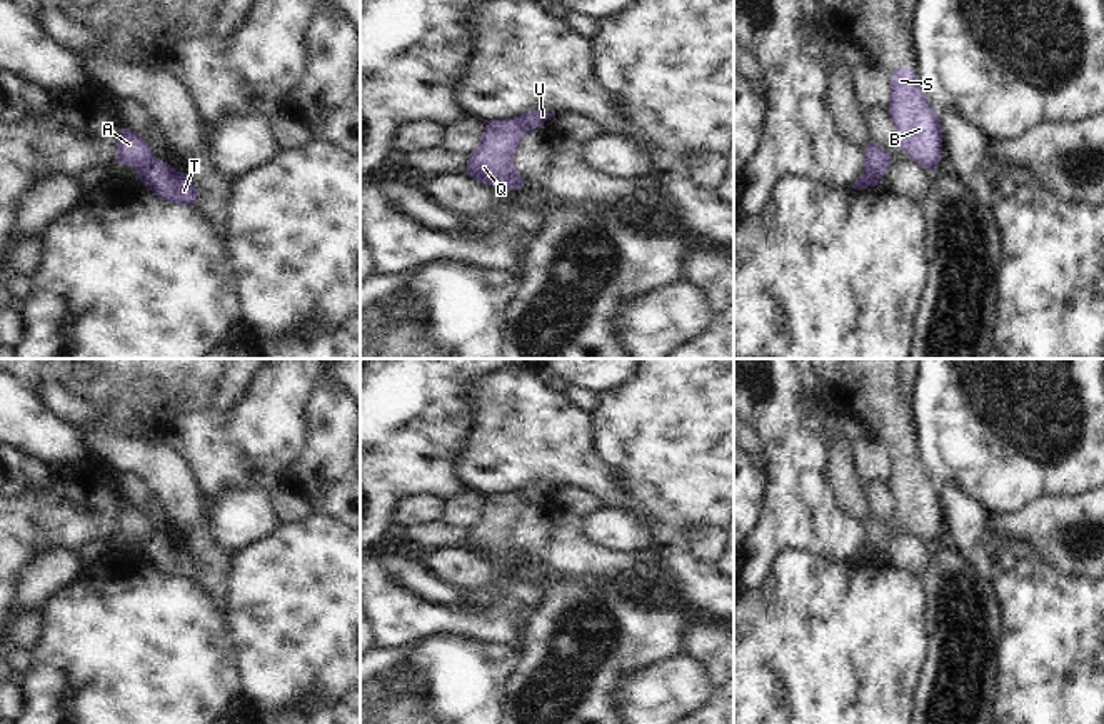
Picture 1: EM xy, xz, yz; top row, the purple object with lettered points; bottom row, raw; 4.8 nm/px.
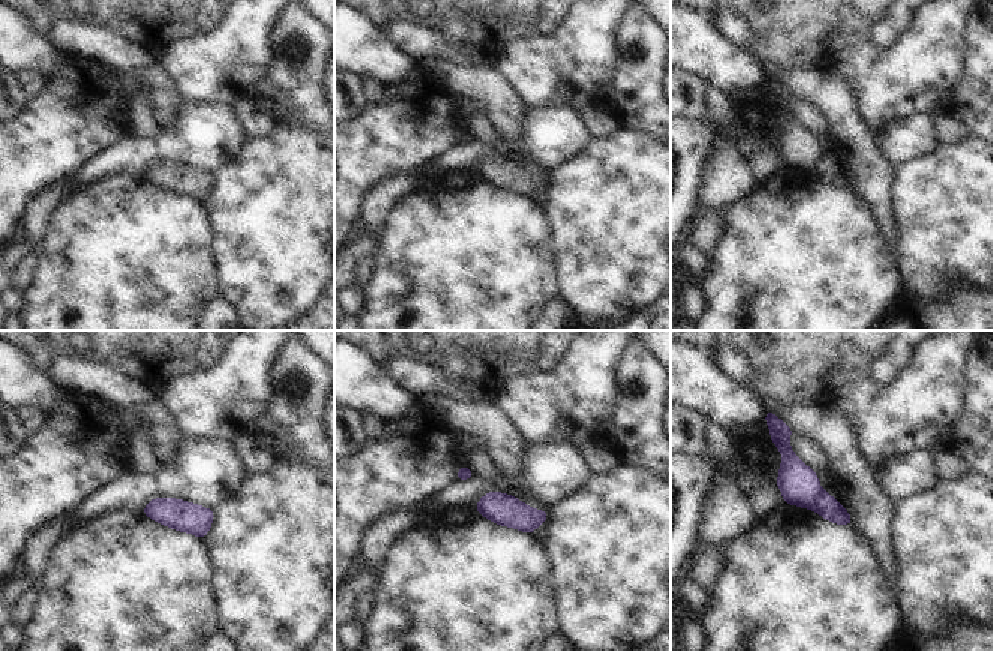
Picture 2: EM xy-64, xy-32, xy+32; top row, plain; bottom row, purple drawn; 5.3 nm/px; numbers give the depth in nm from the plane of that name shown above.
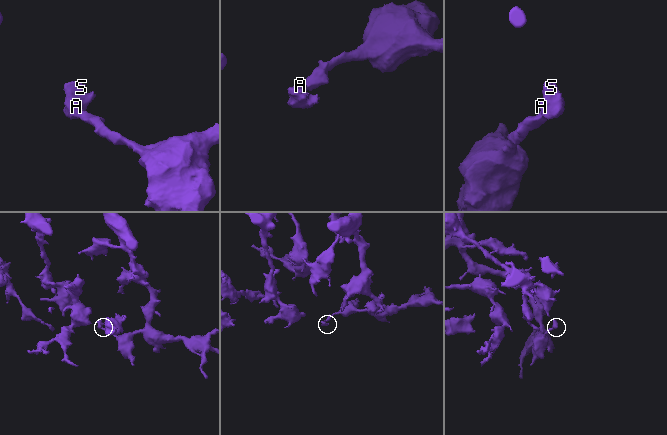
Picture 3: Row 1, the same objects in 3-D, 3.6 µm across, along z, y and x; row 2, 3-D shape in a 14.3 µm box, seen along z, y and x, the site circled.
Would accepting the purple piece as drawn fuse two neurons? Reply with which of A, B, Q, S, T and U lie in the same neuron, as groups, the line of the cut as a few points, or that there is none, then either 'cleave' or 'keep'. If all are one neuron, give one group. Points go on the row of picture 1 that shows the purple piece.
groups A B Q S / T U; cut xy (152, 162), (142, 180); cleave

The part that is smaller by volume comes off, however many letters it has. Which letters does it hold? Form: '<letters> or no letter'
A, B, Q, S

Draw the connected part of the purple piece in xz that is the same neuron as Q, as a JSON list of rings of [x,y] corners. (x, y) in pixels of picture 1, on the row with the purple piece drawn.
[[[520,117],[512,120],[487,120],[480,145],[470,153],[465,173],[504,190],[525,187],[524,178],[512,165],[517,142],[525,132],[527,127]]]

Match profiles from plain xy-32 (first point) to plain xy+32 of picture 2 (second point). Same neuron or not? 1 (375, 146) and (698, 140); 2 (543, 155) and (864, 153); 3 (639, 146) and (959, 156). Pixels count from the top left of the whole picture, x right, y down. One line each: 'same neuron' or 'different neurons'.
1: same neuron
2: different neurons
3: same neuron

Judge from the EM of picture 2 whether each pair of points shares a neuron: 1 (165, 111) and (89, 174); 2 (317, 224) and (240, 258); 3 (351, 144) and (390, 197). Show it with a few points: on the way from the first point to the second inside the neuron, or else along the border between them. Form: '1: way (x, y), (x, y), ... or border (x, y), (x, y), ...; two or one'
1: border (182, 99), (174, 119), (159, 128); two
2: way (297, 224), (288, 224), (260, 252); one
3: border (414, 171), (380, 179), (360, 210); two

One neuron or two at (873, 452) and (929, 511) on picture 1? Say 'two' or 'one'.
two

